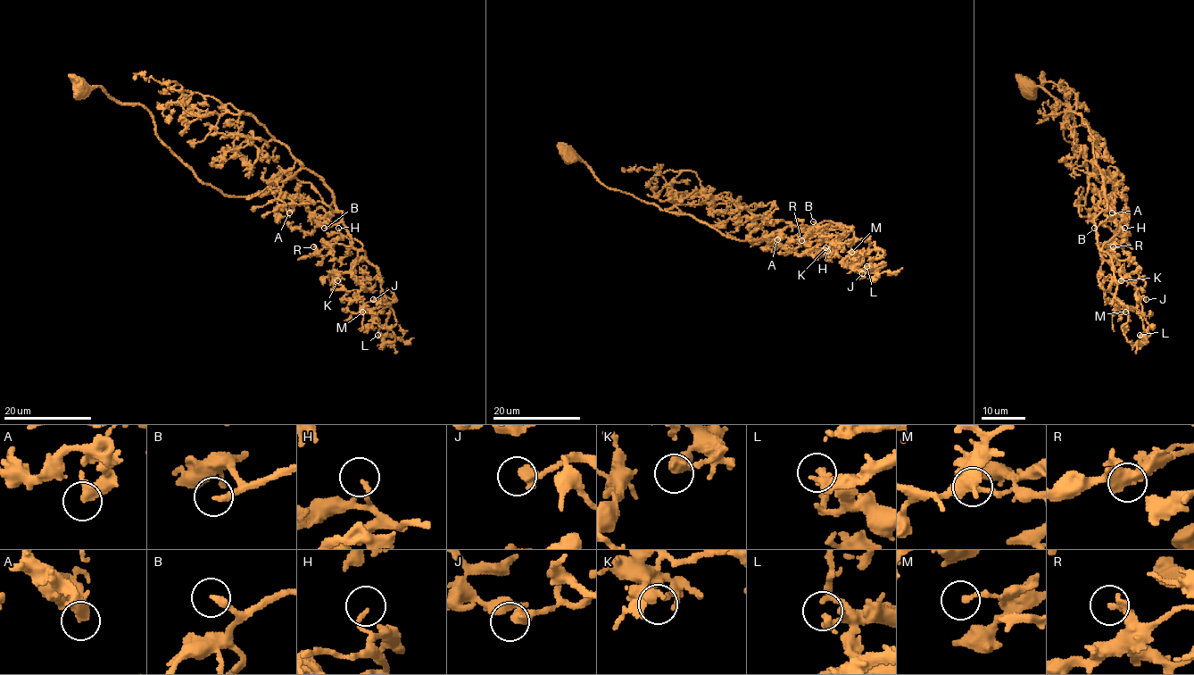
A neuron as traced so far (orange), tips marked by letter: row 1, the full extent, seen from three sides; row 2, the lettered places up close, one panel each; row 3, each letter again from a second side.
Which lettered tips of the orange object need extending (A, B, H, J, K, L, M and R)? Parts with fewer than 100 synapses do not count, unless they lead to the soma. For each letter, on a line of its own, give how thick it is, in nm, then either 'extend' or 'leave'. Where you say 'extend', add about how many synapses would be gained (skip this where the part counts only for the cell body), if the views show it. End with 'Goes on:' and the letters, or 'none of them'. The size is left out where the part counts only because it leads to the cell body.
A: 480 nm | leave
B: 220 nm | extend | 160 syn
H: 140 nm | leave
J: 440 nm | leave
K: 360 nm | leave
L: 260 nm | leave
M: 120 nm | leave
R: 280 nm | leave
Goes on: B

